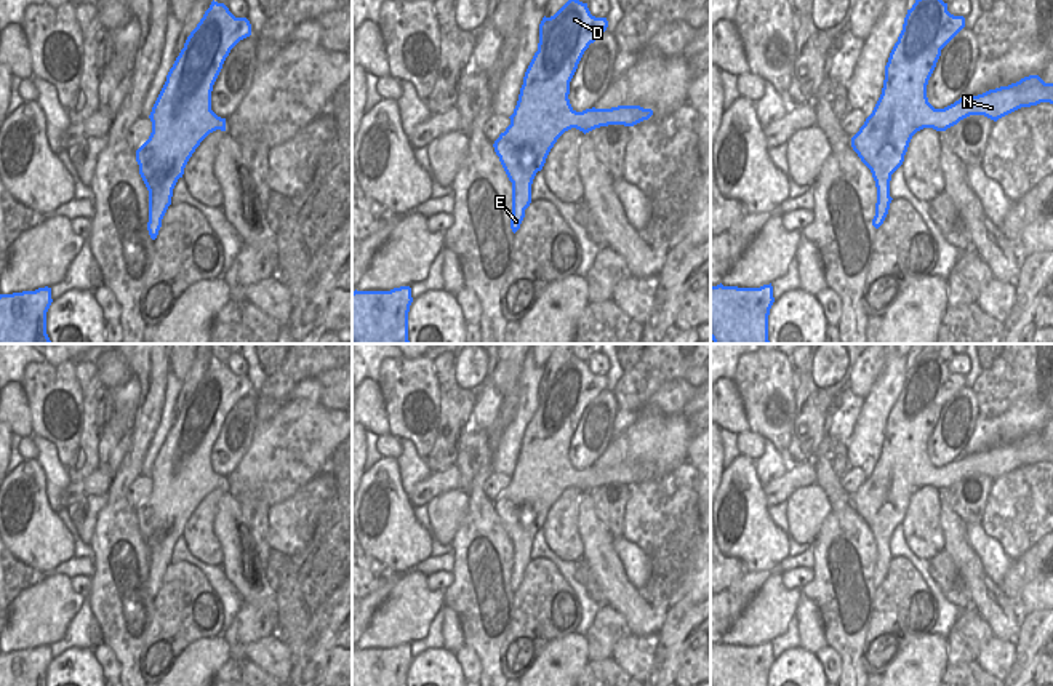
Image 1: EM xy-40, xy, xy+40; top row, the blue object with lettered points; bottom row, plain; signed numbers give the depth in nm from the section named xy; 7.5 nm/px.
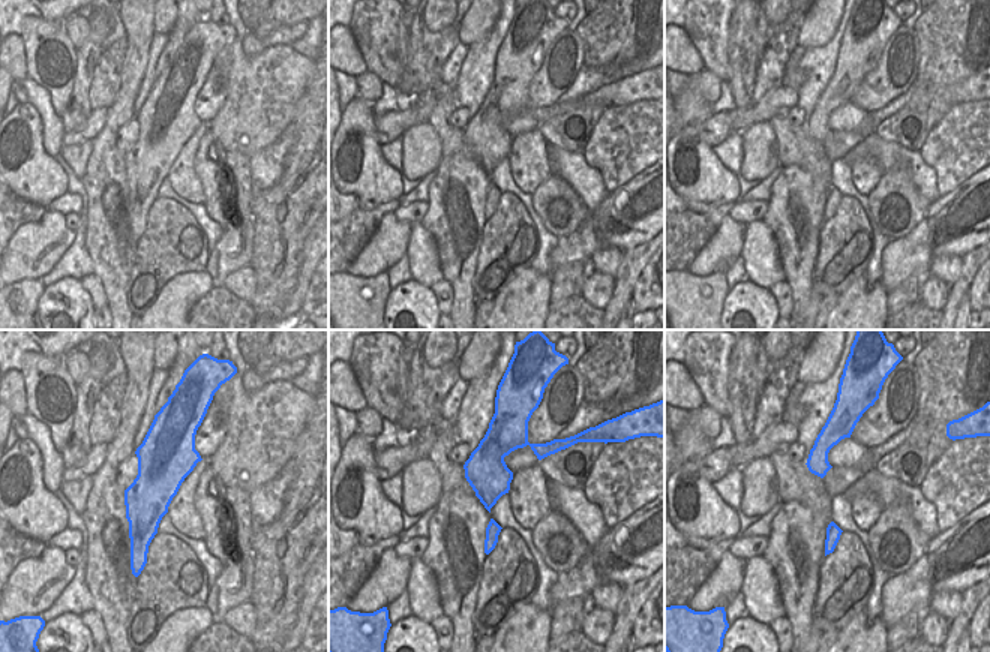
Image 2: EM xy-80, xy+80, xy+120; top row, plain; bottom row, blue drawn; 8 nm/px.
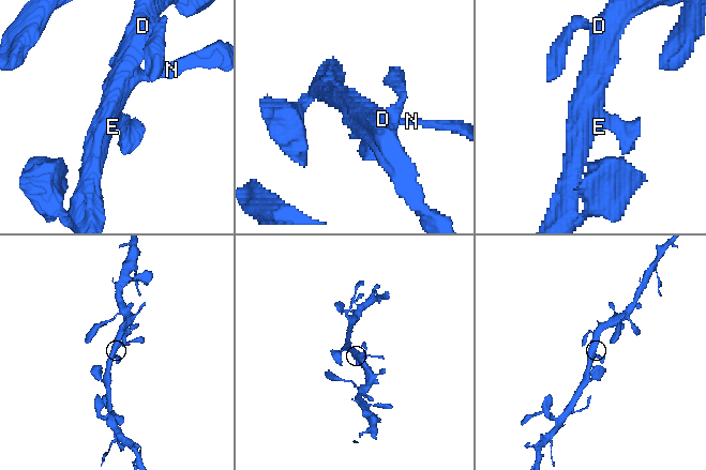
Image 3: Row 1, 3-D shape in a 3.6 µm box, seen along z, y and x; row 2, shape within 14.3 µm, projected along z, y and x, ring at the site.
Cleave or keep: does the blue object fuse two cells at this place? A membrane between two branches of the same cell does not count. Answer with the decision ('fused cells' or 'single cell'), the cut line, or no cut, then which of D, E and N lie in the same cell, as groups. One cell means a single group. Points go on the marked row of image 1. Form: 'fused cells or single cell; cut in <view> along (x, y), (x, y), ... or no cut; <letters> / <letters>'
single cell; no cut; D E N

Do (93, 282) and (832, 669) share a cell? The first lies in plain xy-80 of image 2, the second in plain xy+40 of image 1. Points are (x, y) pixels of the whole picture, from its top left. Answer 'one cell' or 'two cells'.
one cell

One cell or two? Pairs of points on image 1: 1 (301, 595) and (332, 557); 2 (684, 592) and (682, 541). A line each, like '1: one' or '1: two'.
1: one
2: two

